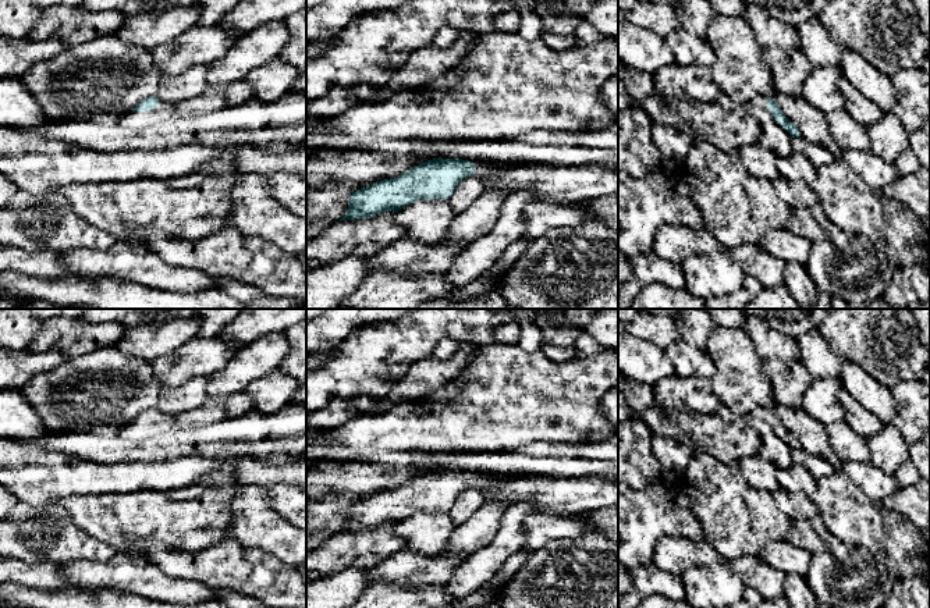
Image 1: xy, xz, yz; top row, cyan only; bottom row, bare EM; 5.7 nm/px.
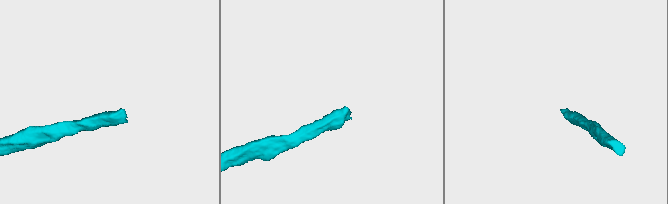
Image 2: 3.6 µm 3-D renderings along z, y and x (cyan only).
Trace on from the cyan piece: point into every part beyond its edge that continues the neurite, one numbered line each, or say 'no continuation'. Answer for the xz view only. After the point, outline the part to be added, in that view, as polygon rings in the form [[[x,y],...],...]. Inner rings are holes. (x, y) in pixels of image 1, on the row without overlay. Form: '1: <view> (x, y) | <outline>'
1: xz (483, 480) | [[[476,473],[473,476],[473,480],[476,483],[476,487],[479,488],[487,488],[491,486],[503,484],[507,481],[511,481],[517,477],[522,476],[514,476],[514,474],[494,474],[494,473]]]

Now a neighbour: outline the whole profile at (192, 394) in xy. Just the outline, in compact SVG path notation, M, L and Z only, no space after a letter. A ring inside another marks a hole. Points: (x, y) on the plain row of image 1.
M192 378L177 387L167 387L160 395L157 412L175 416L198 409L209 398L207 381L209 378Z

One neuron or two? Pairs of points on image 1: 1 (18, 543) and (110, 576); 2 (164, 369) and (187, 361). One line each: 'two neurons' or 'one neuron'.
1: two neurons
2: one neuron

